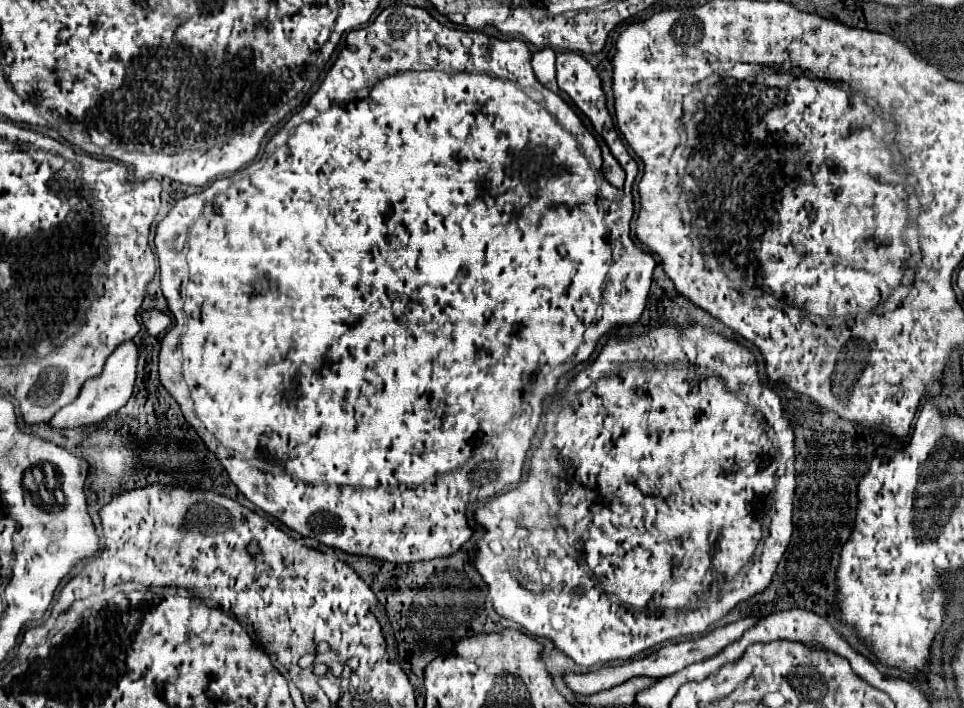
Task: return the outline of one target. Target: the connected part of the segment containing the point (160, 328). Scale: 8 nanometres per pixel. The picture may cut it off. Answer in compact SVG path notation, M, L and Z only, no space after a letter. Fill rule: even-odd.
M148 310L148 312L142 312L142 322L144 322L144 326L146 326L150 336L158 336L170 326L172 320L170 320L170 316L166 312Z

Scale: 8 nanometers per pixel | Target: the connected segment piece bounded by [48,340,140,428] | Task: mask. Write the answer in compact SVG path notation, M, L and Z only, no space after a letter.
M126 340L124 344L120 344L116 348L116 352L112 352L112 356L108 356L102 374L92 378L92 380L88 380L82 386L80 396L72 404L68 404L62 410L58 410L52 416L52 420L48 422L48 426L52 426L52 428L80 428L80 426L98 424L98 422L106 420L108 416L116 414L130 400L130 396L134 392L138 354L140 354L140 348L134 344L134 340Z

